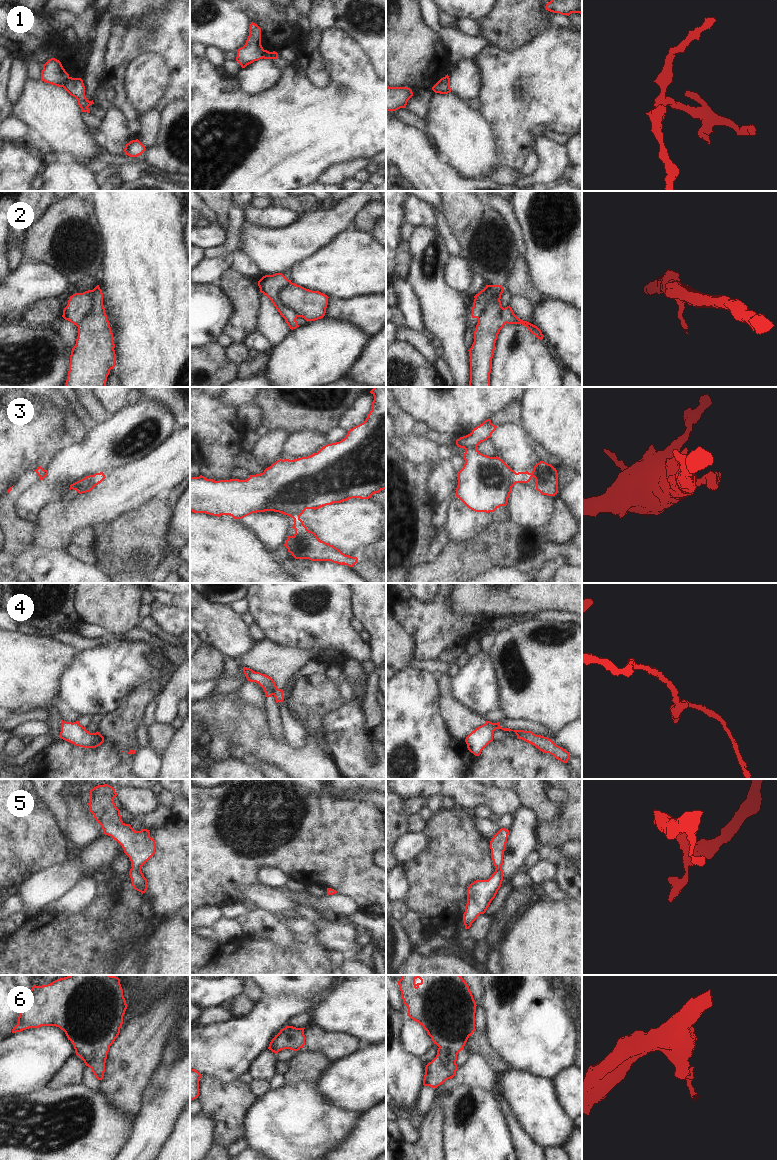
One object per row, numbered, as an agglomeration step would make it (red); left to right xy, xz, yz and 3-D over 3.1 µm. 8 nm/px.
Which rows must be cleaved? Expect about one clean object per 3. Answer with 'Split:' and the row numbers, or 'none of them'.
Split: 1, 2, 4

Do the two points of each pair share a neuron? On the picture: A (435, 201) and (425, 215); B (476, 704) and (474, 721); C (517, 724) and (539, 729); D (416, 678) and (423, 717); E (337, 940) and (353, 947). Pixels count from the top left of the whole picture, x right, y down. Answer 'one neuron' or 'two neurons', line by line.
A: two neurons
B: two neurons
C: one neuron
D: one neuron
E: one neuron

